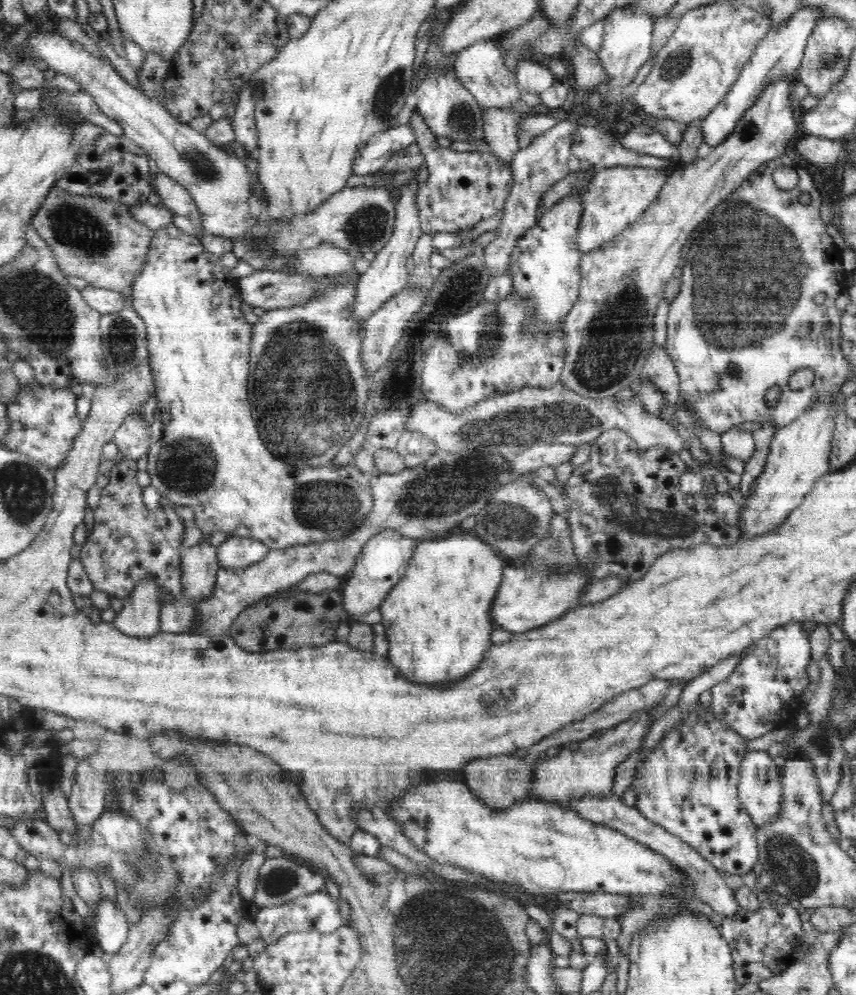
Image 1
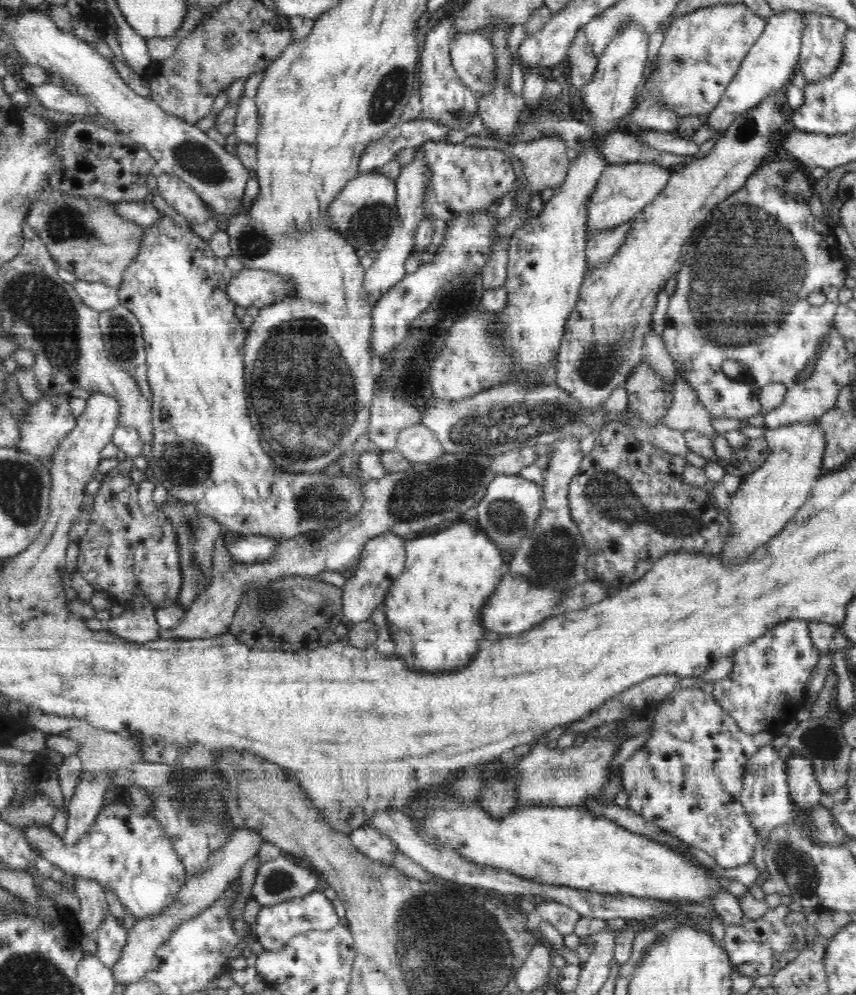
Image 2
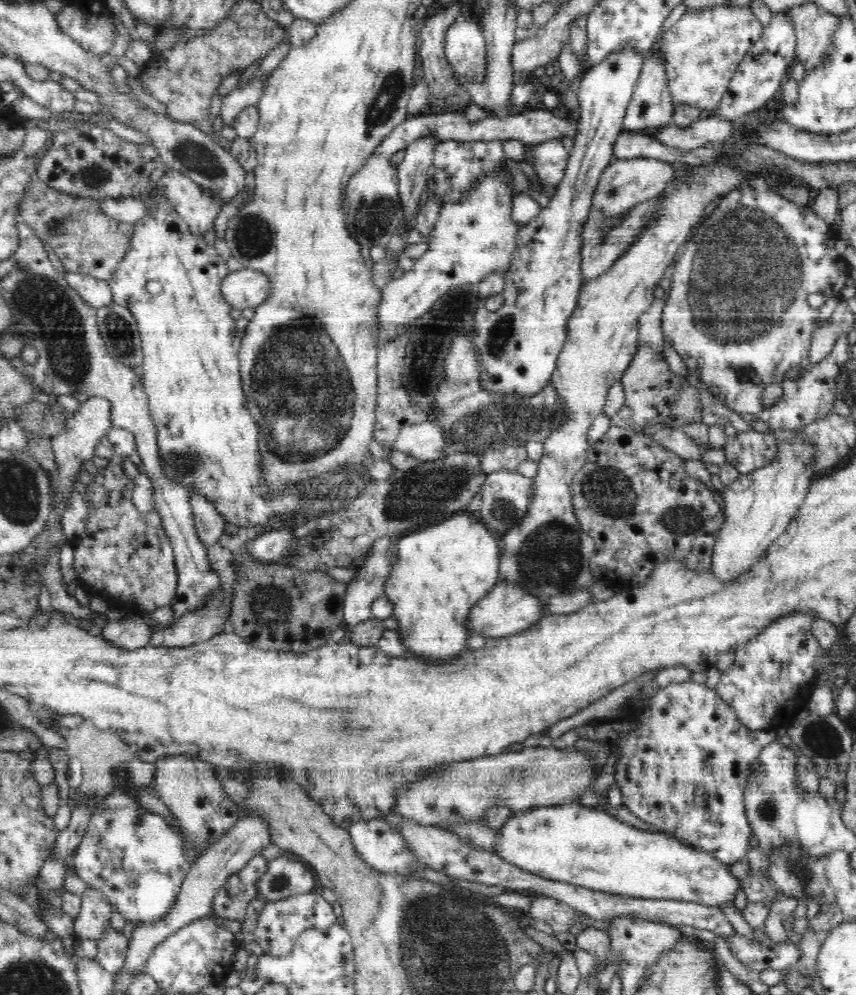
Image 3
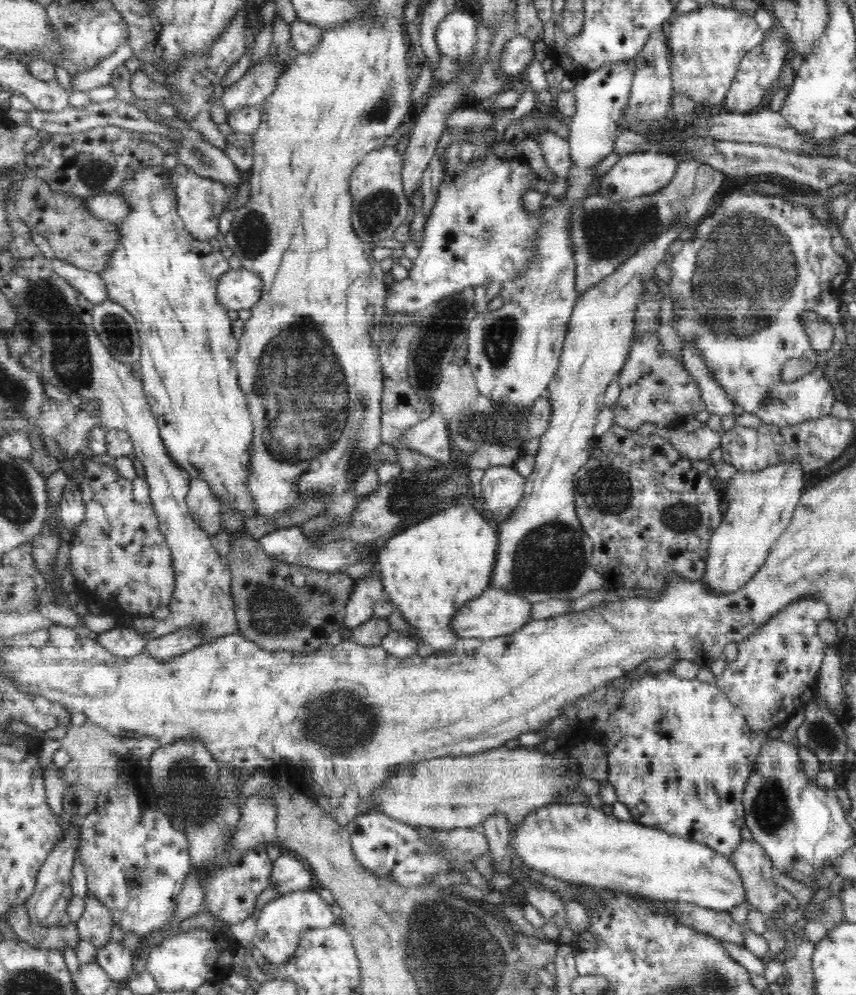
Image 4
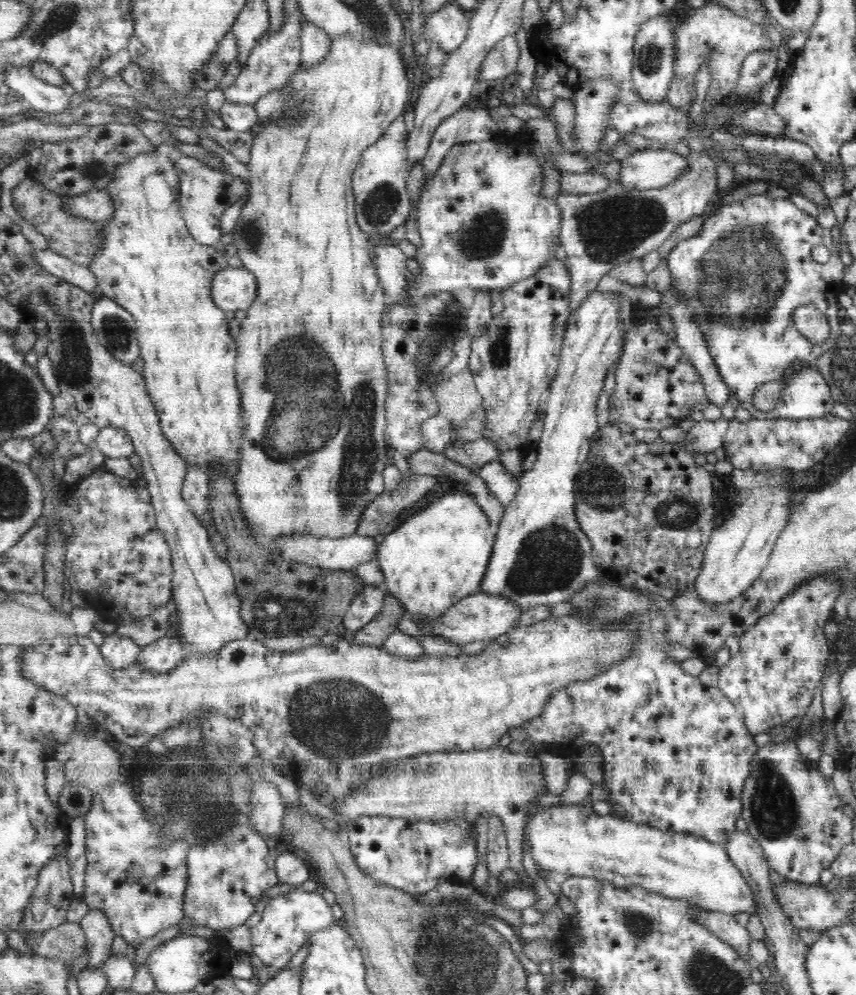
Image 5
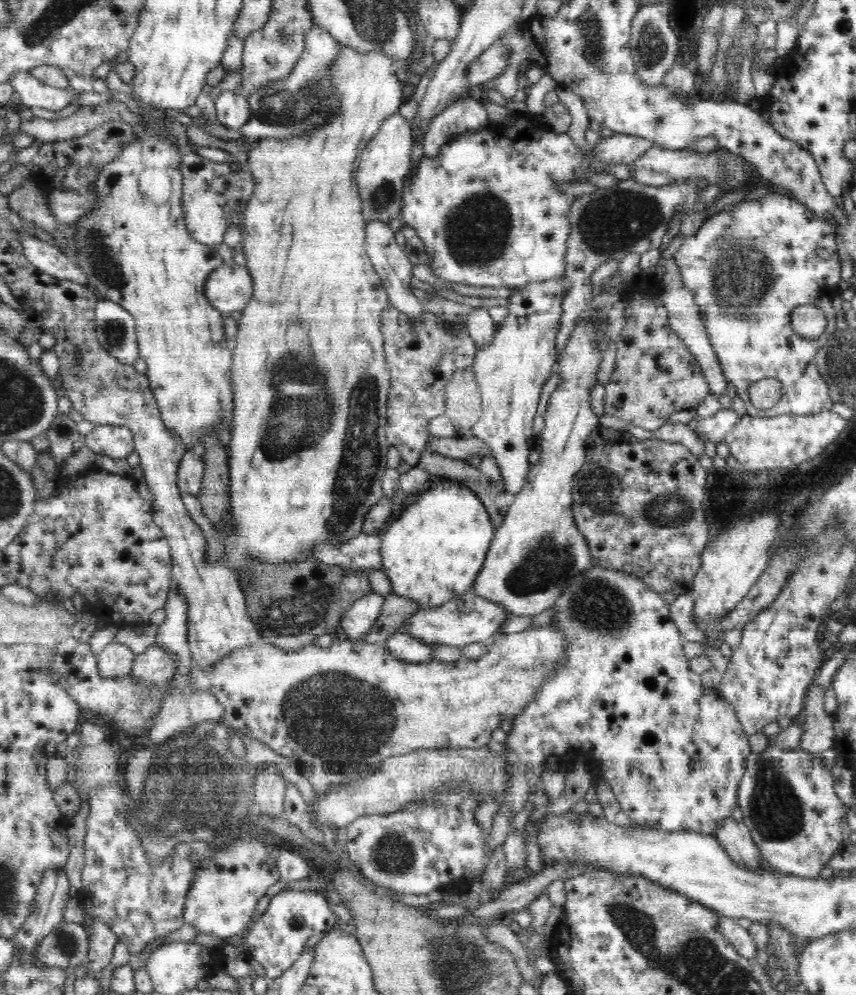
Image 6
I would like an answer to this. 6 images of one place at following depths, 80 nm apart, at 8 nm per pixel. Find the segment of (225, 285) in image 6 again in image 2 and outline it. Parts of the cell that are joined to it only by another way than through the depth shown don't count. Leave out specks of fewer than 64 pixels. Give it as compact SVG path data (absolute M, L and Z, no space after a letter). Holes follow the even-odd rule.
M262 269L236 272L226 287L228 298L237 306L270 306L295 291L293 282L285 282L279 274Z

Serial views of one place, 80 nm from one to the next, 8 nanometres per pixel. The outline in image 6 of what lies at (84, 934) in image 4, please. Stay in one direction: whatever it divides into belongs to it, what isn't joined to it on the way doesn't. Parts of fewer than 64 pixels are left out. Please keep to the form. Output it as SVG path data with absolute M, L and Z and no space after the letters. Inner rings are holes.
M90 918L85 920L91 924L91 937L89 938L89 951L87 954L88 971L103 971L114 954L114 946L118 942L118 937L105 922L100 918Z

